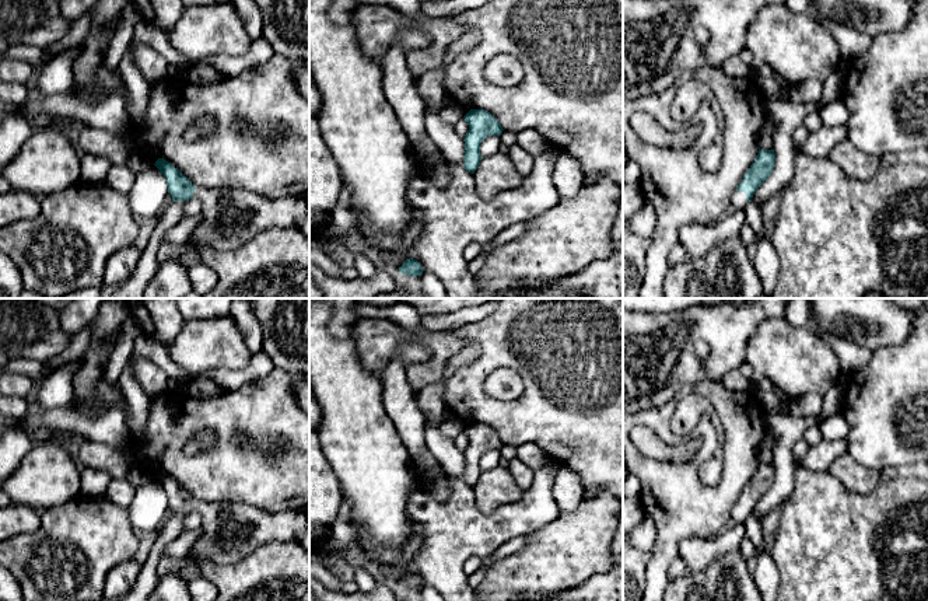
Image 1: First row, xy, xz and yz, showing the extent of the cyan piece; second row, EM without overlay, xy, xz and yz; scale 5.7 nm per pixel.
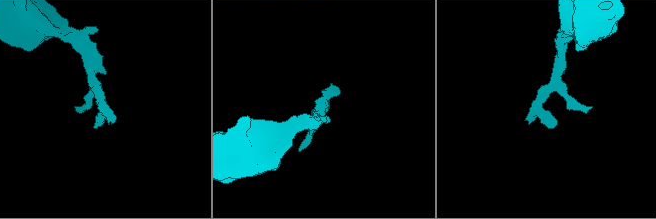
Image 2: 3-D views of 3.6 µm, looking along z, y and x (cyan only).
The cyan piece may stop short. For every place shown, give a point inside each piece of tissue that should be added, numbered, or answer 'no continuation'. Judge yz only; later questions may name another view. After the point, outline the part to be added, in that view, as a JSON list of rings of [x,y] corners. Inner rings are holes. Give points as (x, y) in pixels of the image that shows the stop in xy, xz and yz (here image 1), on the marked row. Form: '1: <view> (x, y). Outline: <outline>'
1: yz (738, 196). Outline: [[[735,191],[732,193],[732,205],[736,207],[743,207],[747,203],[746,193],[742,191]]]

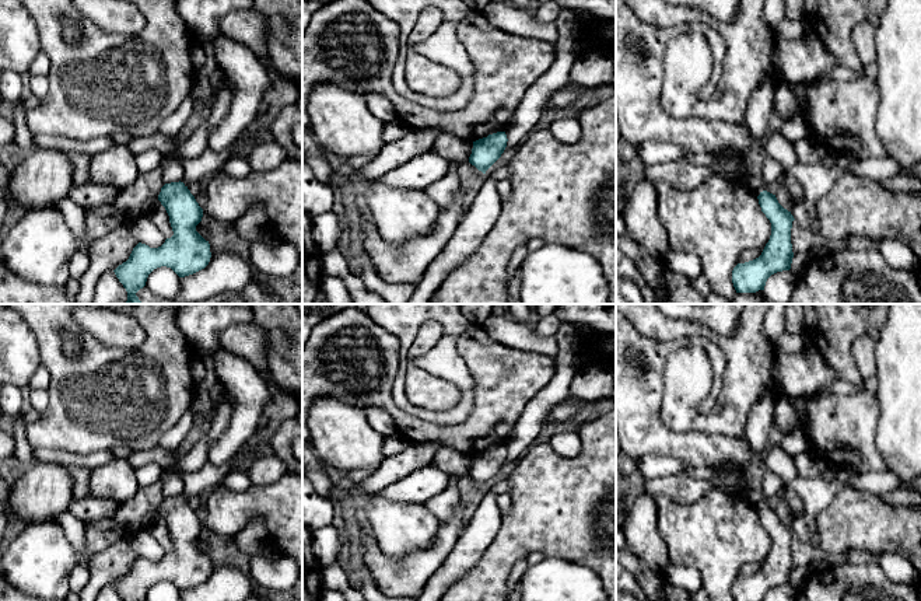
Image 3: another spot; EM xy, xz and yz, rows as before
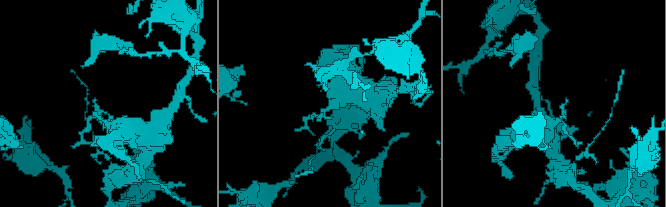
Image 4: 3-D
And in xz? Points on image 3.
no continuation

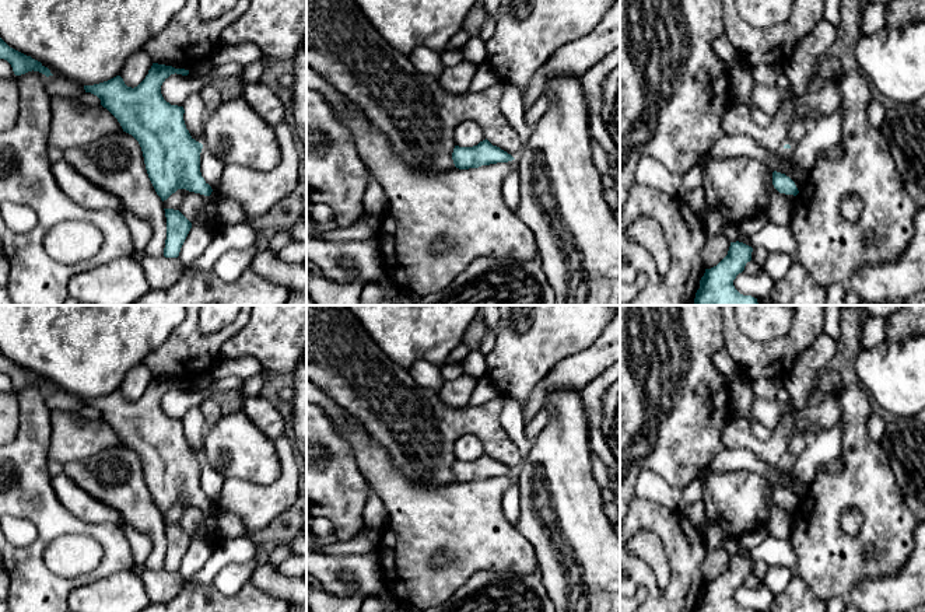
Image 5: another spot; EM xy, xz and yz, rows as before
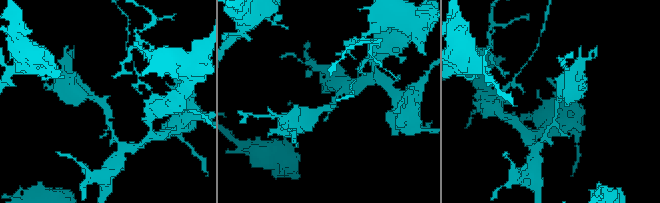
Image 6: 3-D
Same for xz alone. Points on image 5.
no continuation

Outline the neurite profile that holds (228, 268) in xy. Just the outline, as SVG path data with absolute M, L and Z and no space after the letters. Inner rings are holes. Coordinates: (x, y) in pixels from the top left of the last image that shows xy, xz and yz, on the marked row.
M255 246L245 251L228 251L214 265L213 272L225 283L235 281L257 253Z

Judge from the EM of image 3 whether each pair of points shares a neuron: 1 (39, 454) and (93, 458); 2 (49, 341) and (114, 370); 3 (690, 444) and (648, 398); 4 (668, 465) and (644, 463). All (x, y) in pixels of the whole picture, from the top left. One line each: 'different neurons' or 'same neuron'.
1: same neuron
2: same neuron
3: same neuron
4: same neuron

